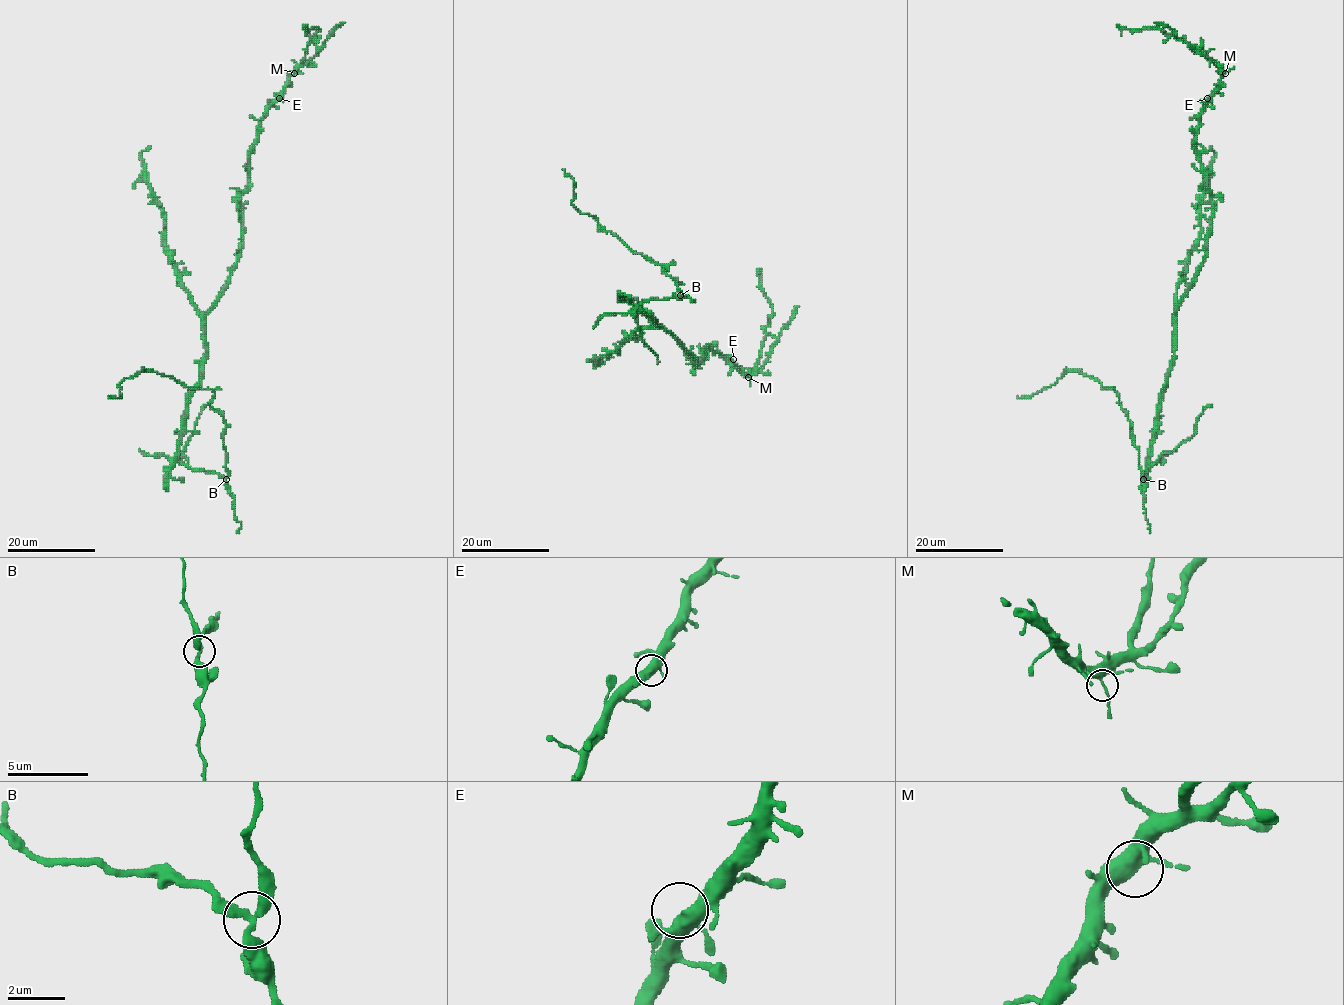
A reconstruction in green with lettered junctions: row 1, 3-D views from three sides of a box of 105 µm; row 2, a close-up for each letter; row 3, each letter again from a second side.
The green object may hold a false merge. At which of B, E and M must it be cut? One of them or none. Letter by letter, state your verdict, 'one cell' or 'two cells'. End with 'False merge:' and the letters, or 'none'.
B: two cells
E: one cell
M: one cell
False merge: B

